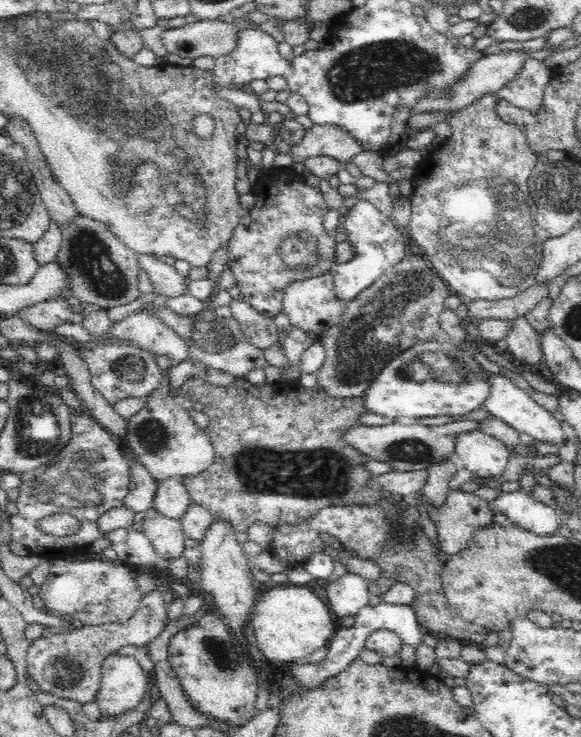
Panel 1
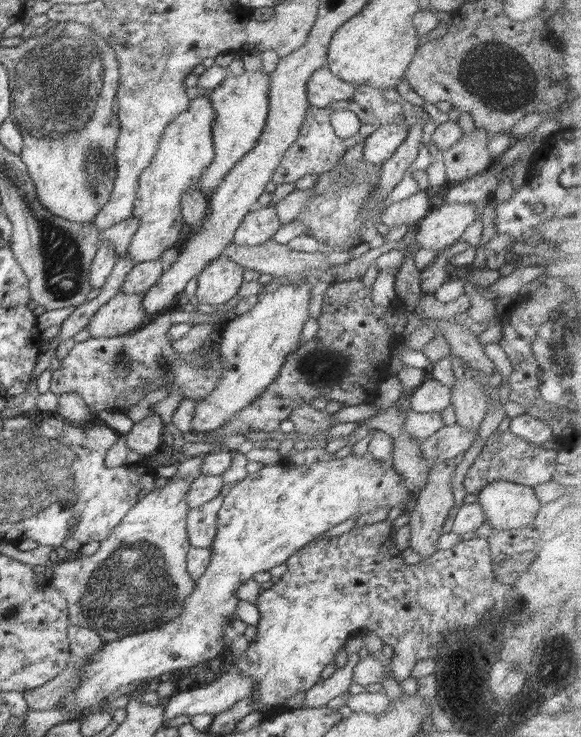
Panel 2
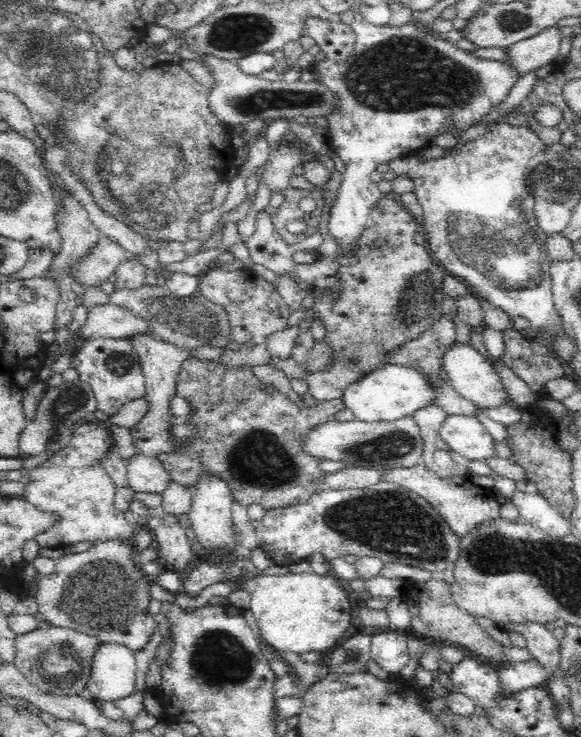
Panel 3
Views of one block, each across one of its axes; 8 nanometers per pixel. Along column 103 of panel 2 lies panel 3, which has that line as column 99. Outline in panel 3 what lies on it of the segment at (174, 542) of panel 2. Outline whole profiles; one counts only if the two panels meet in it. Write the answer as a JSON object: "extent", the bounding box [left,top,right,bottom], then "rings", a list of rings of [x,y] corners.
{"extent":[35,540,157,652],"rings":[[[98,540],[92,541],[92,546],[84,551],[74,554],[66,554],[65,556],[59,558],[56,561],[55,569],[52,573],[43,575],[40,577],[39,583],[35,591],[35,601],[38,603],[38,612],[44,616],[44,620],[48,620],[50,625],[60,627],[60,628],[71,628],[77,630],[78,632],[83,632],[84,634],[90,636],[96,636],[102,642],[106,643],[116,643],[122,640],[122,644],[134,652],[136,650],[142,650],[148,644],[150,636],[154,634],[157,630],[157,624],[154,623],[154,616],[149,612],[150,602],[152,597],[150,597],[150,586],[155,582],[150,577],[147,577],[140,569],[140,565],[136,565],[133,561],[132,555],[135,554],[135,548],[124,542],[123,540]]]}

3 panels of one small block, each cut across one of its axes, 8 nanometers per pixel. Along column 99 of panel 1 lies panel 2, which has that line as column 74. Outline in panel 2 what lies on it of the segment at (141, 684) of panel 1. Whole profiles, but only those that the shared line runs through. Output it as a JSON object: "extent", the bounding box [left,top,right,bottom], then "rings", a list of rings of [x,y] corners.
{"extent":[58,455,415,712],"rings":[[[349,455],[346,458],[316,462],[311,466],[286,468],[288,462],[274,466],[266,466],[254,474],[247,474],[242,482],[233,485],[230,492],[224,497],[222,506],[217,514],[216,537],[211,548],[211,557],[206,571],[198,577],[194,593],[190,593],[183,600],[181,614],[174,619],[150,629],[146,632],[108,641],[102,650],[98,650],[90,662],[82,666],[82,678],[74,692],[66,694],[58,702],[60,712],[67,710],[85,709],[87,712],[101,706],[106,698],[114,697],[116,689],[130,682],[151,681],[164,679],[173,671],[181,668],[196,666],[204,660],[218,658],[226,644],[224,635],[226,628],[236,620],[239,598],[236,590],[242,582],[254,578],[258,572],[268,572],[274,566],[284,564],[296,551],[312,542],[318,535],[324,534],[333,526],[348,520],[359,518],[361,514],[376,511],[379,508],[405,510],[414,502],[415,491],[406,483],[402,476],[392,468],[392,464],[381,465],[364,456]]]}

